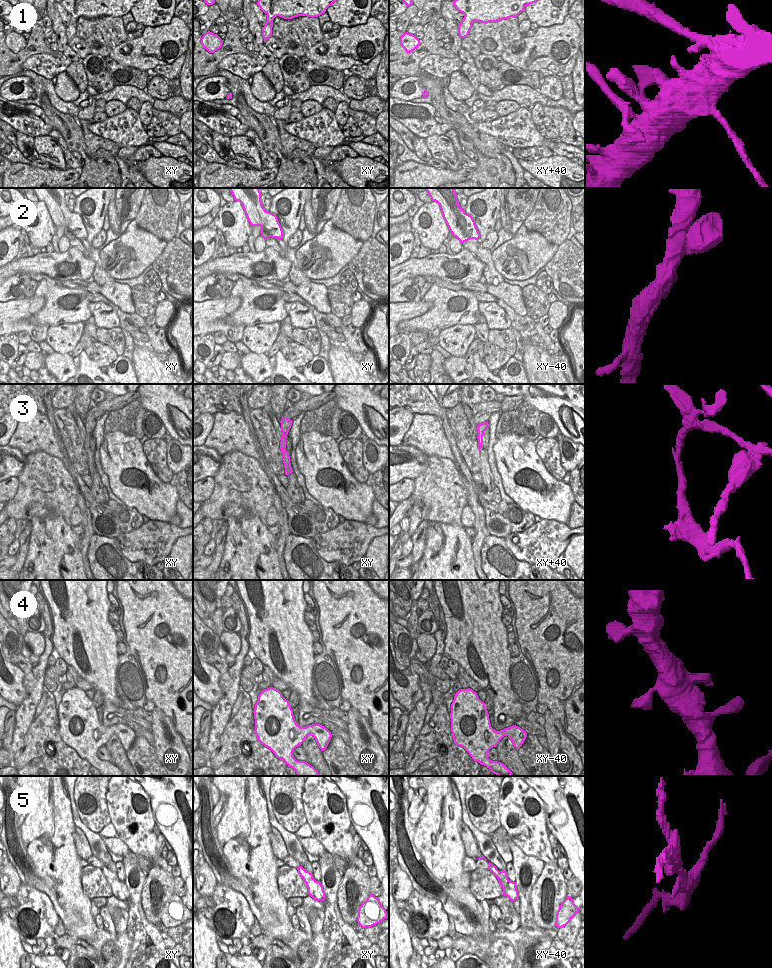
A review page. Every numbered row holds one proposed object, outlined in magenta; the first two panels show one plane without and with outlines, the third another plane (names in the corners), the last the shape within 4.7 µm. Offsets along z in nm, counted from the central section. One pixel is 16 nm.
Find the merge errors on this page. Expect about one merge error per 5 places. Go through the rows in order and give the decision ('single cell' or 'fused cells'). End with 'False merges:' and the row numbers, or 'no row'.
1: single cell
2: single cell
3: fused cells
4: single cell
5: fused cells
False merges: 3, 5

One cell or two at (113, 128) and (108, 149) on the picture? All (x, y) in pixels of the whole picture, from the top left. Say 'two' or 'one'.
two

